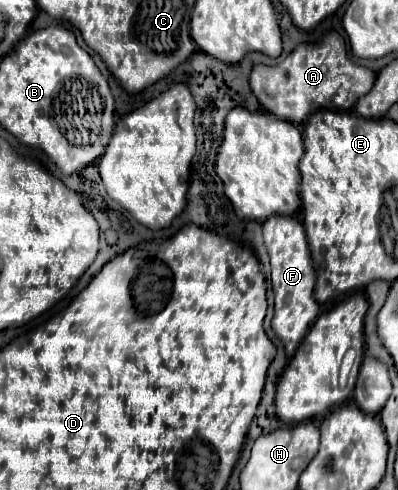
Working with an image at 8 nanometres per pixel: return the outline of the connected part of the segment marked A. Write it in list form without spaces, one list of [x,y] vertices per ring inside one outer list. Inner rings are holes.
[[[330,32],[316,44],[298,44],[282,64],[256,64],[250,74],[250,88],[264,110],[276,114],[282,120],[300,124],[308,118],[310,112],[320,108],[350,110],[362,94],[368,94],[368,90],[372,90],[374,80],[376,74],[372,70],[348,58],[344,38],[338,32]]]

